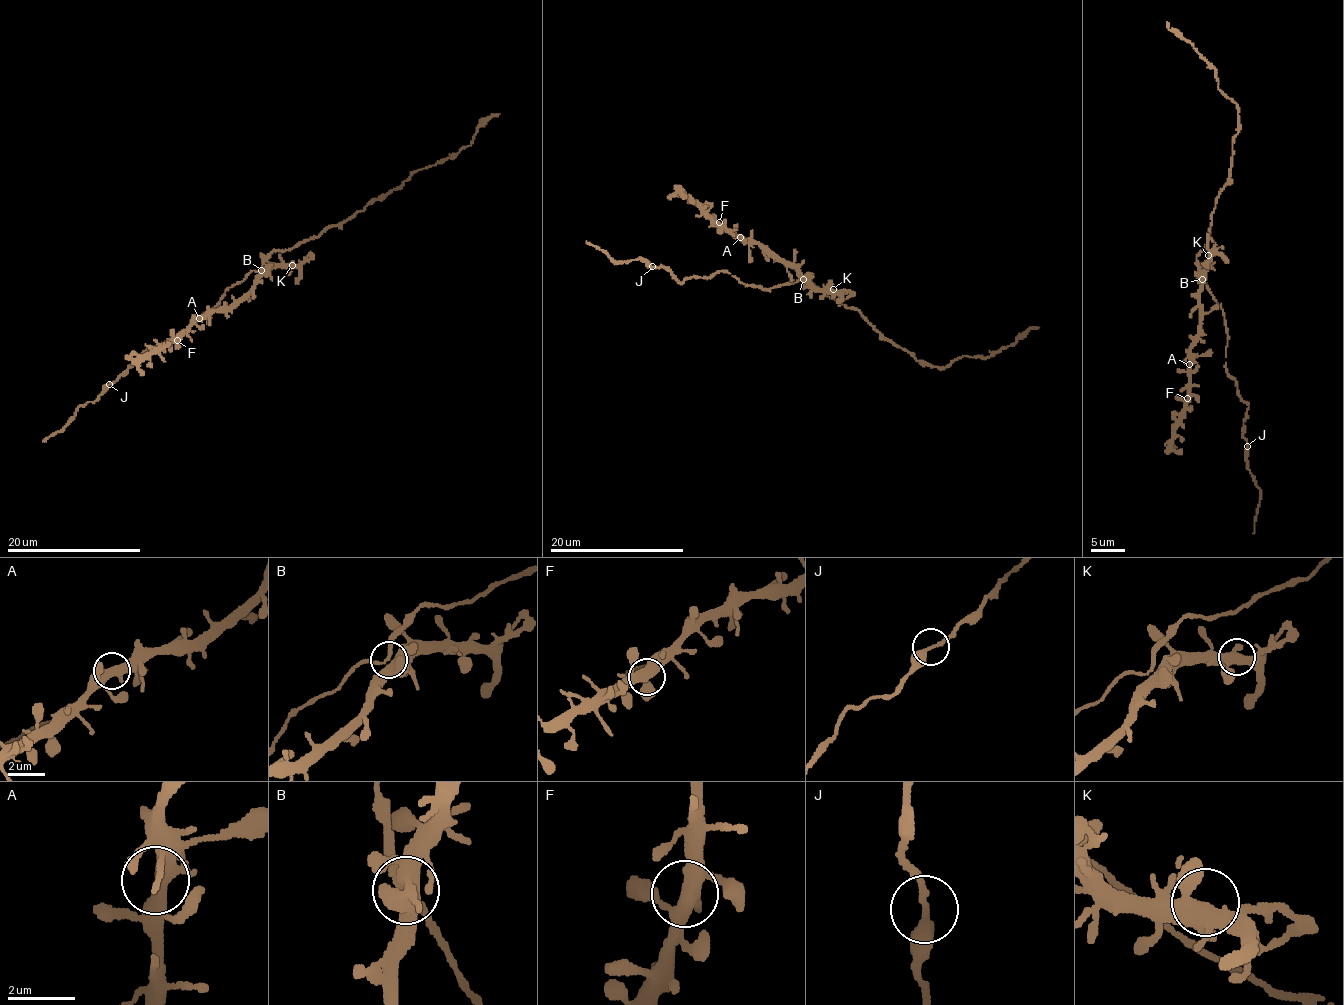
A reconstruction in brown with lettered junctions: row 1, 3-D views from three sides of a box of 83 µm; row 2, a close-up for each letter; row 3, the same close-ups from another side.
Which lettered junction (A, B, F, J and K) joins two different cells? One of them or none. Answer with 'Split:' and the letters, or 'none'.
Split: none

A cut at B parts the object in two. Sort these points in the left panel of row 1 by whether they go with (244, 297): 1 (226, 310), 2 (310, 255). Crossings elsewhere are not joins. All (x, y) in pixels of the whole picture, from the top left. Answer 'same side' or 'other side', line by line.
1: same side
2: same side

